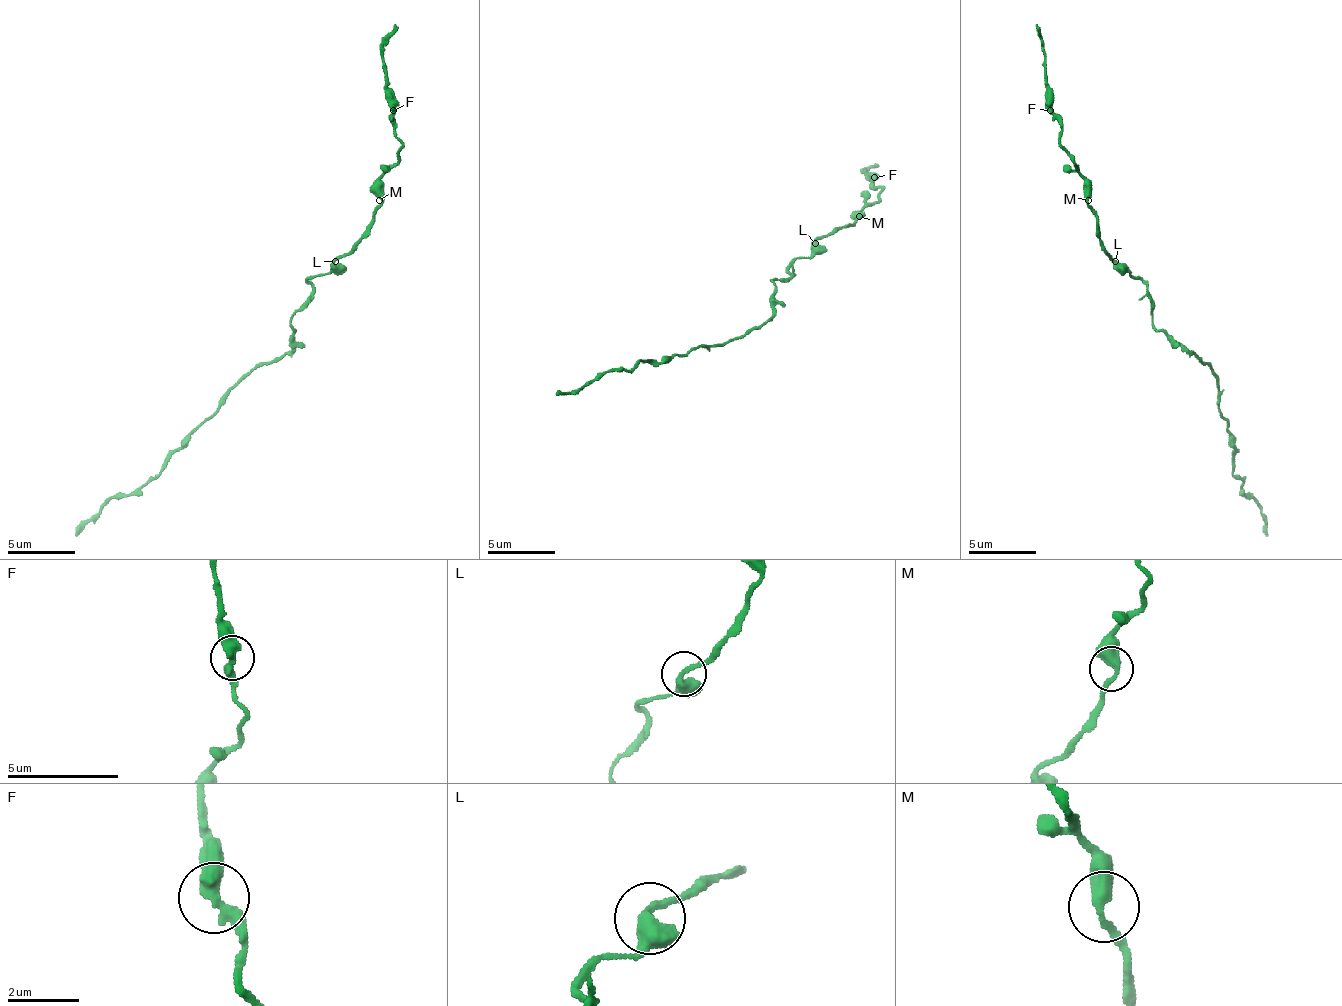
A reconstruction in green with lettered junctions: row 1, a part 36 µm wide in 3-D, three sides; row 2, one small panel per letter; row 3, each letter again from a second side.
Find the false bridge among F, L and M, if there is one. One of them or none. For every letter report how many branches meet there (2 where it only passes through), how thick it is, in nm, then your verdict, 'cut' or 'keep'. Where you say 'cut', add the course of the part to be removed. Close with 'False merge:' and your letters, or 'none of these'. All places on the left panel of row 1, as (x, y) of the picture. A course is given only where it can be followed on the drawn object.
F: 2 branches meet; 420 nm thick; keep
L: 2 branches meet; 360 nm thick; keep
M: 2 branches meet; 400 nm thick; keep
False merge: none of these

